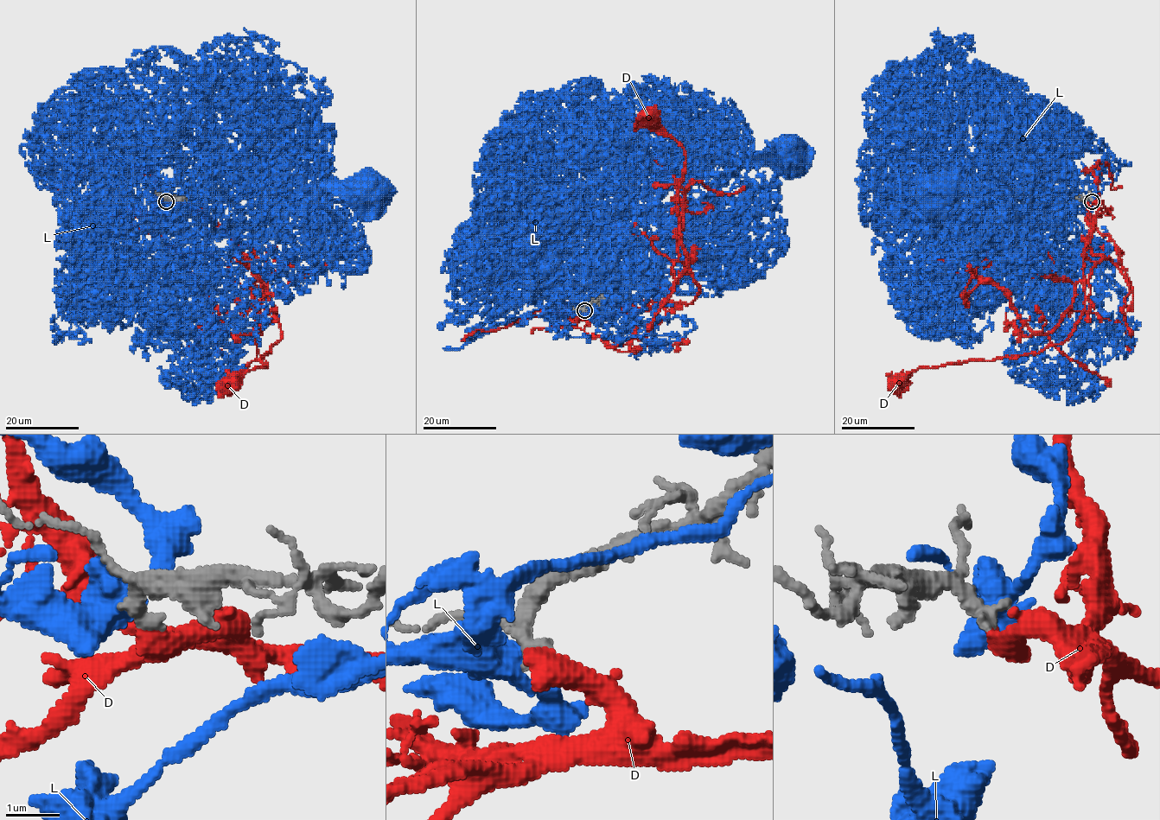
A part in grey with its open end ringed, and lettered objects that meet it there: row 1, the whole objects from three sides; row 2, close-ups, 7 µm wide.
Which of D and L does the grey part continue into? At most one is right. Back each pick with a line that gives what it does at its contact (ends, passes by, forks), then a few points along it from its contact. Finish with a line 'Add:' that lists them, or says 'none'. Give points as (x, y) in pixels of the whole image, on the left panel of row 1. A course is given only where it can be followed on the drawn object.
D: it ends; course (166, 200), (188, 205), (215, 222), (262, 270), (282, 337), (258, 360), (267, 366), (232, 379)
Add: D

